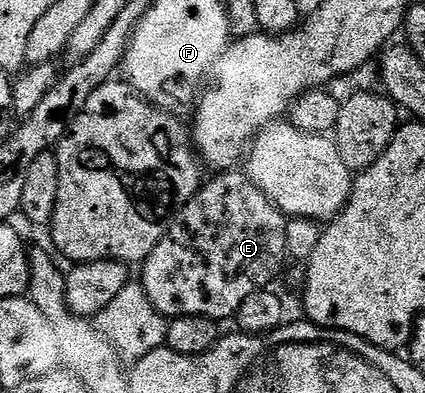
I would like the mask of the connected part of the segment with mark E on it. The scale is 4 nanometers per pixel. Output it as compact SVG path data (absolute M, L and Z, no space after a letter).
M240 170L216 174L192 197L171 224L154 250L144 259L142 283L150 302L165 318L201 316L227 322L239 313L242 302L250 294L265 291L280 272L284 260L289 259L286 230L289 217L273 204L254 182Z

